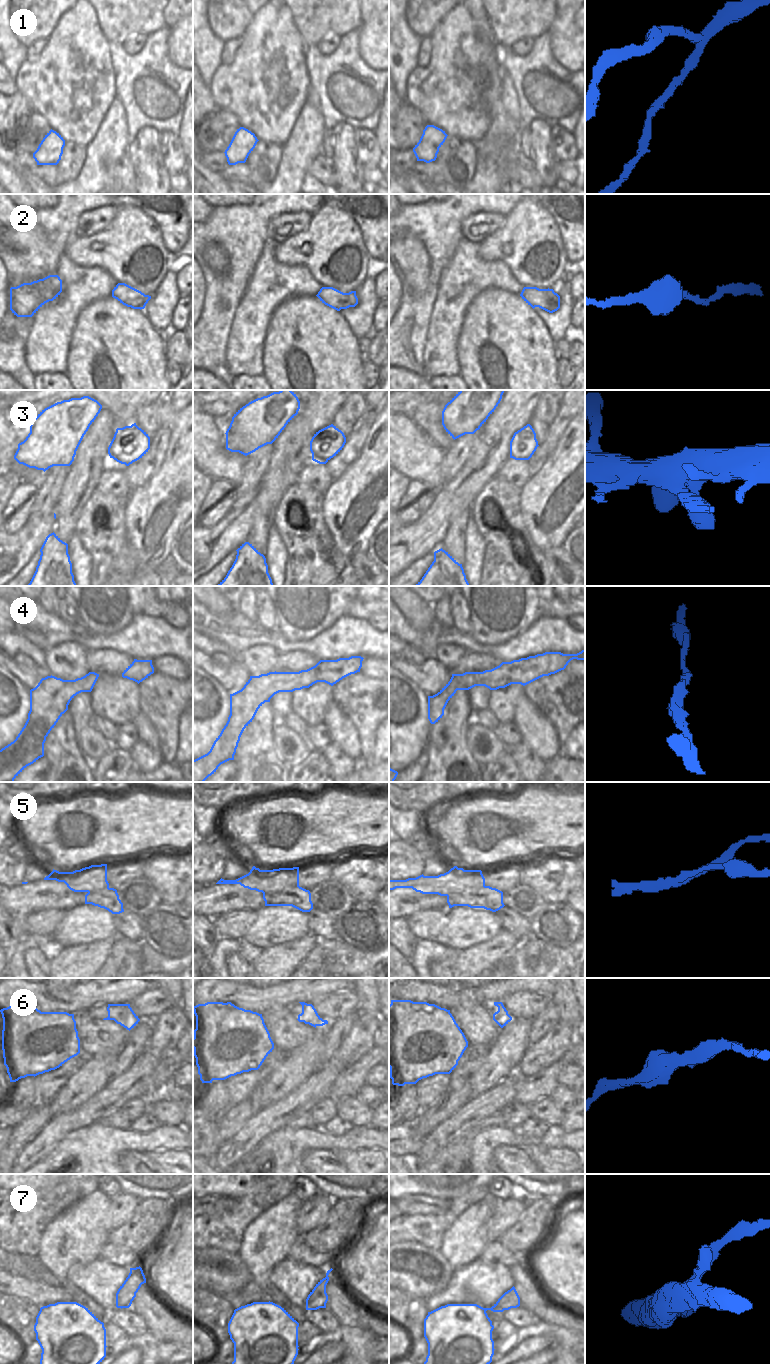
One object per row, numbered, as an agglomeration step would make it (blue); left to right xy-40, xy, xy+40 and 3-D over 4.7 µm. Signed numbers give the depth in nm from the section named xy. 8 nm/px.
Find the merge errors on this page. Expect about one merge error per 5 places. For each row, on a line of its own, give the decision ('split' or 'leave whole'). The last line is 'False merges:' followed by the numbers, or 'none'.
1: leave whole
2: leave whole
3: leave whole
4: leave whole
5: split
6: split
7: split
False merges: 5, 6, 7

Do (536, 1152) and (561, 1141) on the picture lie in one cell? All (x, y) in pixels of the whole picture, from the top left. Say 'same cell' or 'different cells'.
different cells

